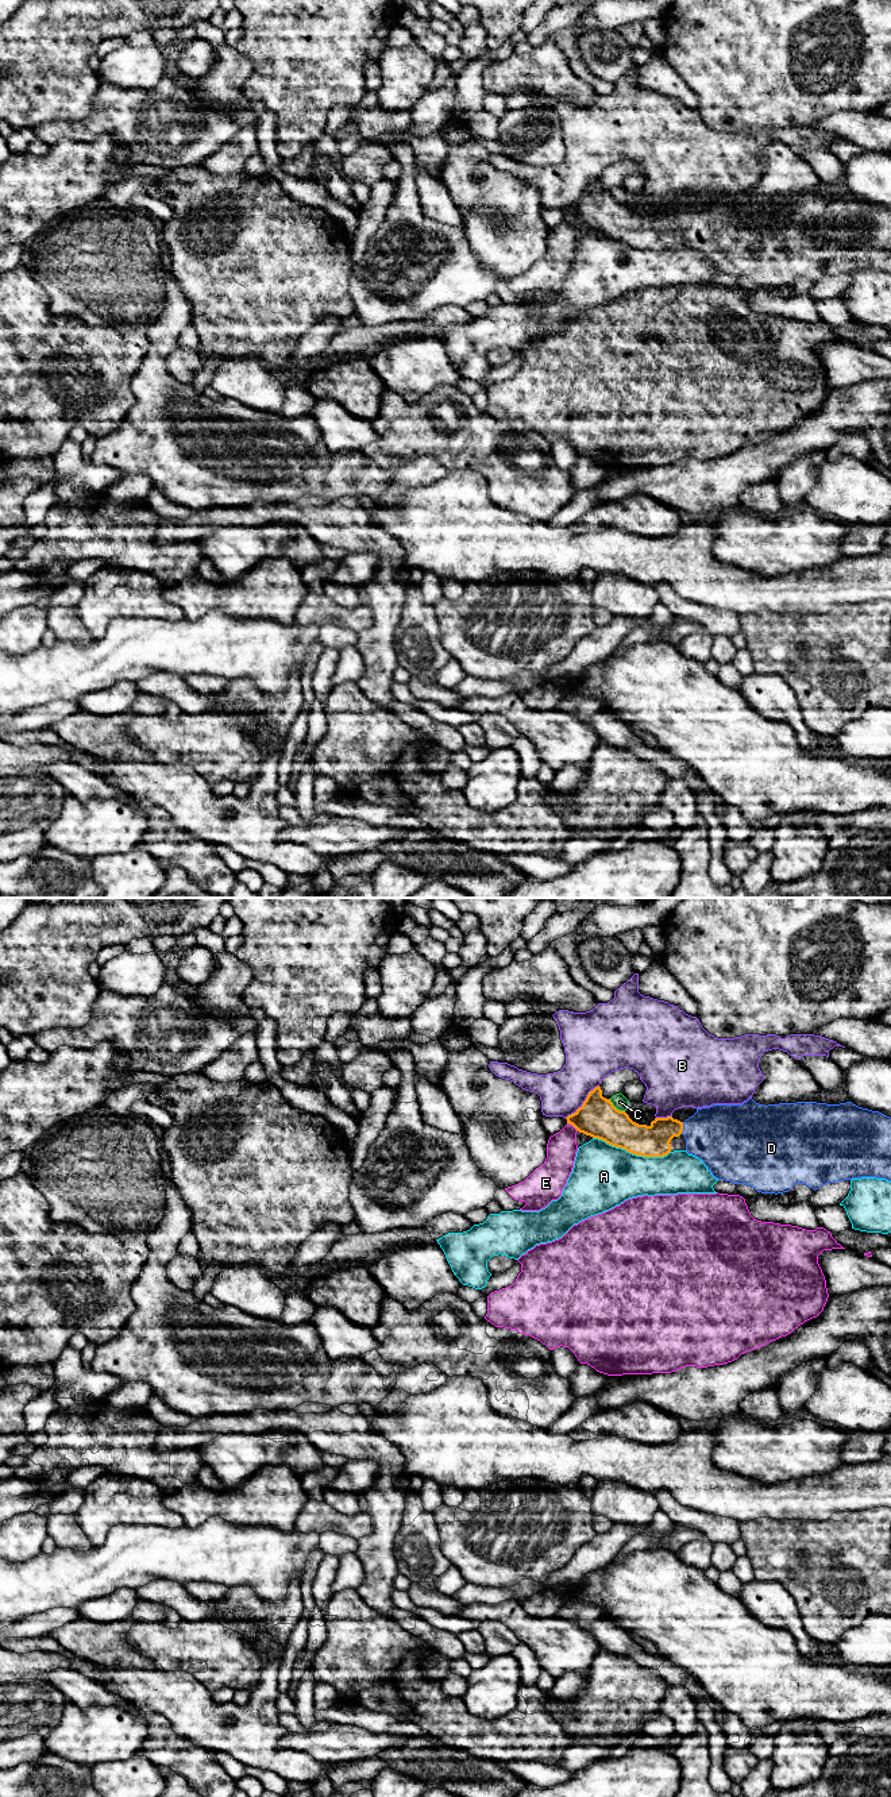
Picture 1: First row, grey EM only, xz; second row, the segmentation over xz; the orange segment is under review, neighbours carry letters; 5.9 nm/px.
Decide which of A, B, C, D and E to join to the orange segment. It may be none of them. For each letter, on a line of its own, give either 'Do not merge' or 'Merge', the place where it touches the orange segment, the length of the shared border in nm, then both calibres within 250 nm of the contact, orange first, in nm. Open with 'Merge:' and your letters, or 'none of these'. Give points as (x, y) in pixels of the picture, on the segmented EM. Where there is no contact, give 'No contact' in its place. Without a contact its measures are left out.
Merge: D
A: Do not merge. Touches orange at xz (632, 1153). Shared border 480 nm. Thickness 220 nm (orange) against 380 nm
B: Do not merge. Touches orange at xz (583, 1102). Shared border 280 nm. Thickness 240 nm (orange) against 280 nm
C: Do not merge. Touches orange at xz (614, 1107). Shared border 120 nm. Thickness 240 nm (orange) against 90 nm
D: Merge. Touches orange at xz (682, 1128). Shared border 70 nm. Thickness 190 nm (orange) against 380 nm
E: Do not merge. Touches orange at xz (573, 1125). Shared border 90 nm. Thickness 240 nm (orange) against 180 nm

